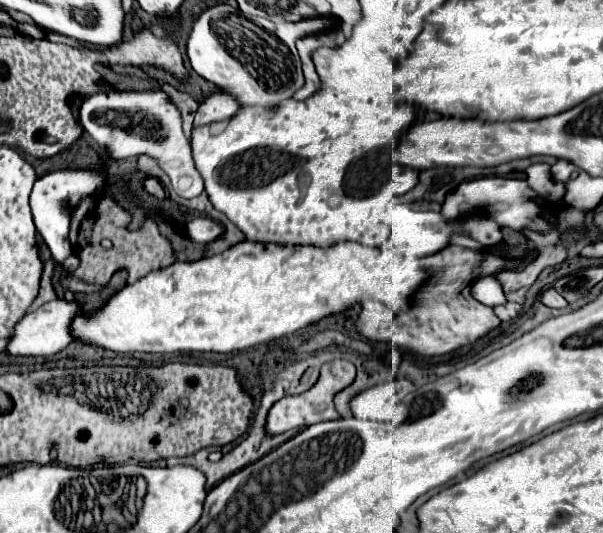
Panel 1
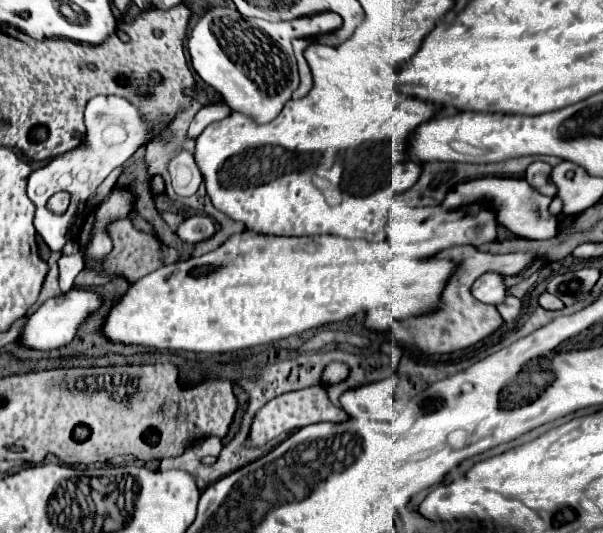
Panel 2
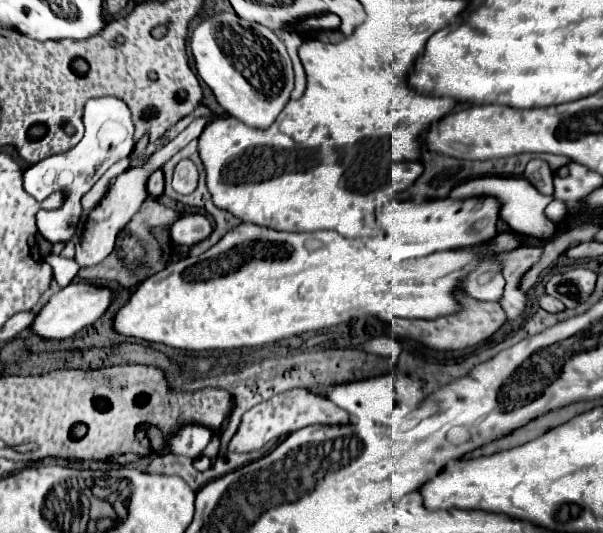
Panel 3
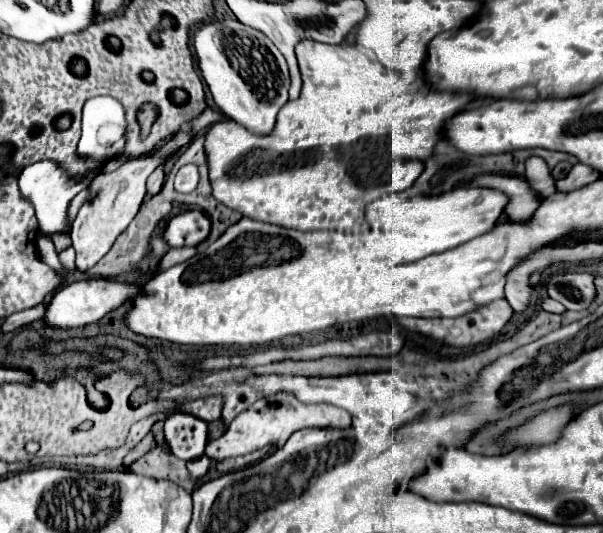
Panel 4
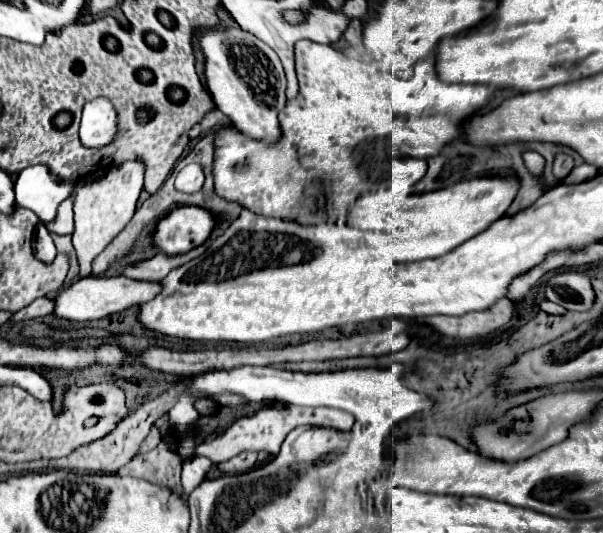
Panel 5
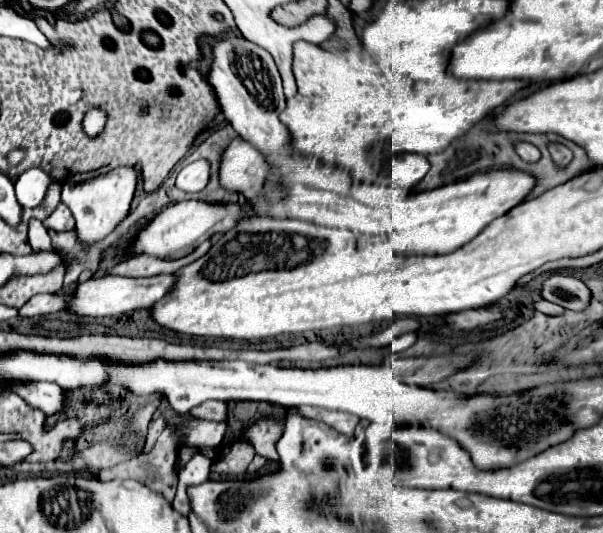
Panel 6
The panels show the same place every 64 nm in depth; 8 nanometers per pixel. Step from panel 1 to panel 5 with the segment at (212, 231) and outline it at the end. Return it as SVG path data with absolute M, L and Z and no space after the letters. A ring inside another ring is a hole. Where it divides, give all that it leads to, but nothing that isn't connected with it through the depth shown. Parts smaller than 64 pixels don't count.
M182 206L162 218L154 232L154 244L166 254L182 254L206 242L214 228L214 216L198 206Z

